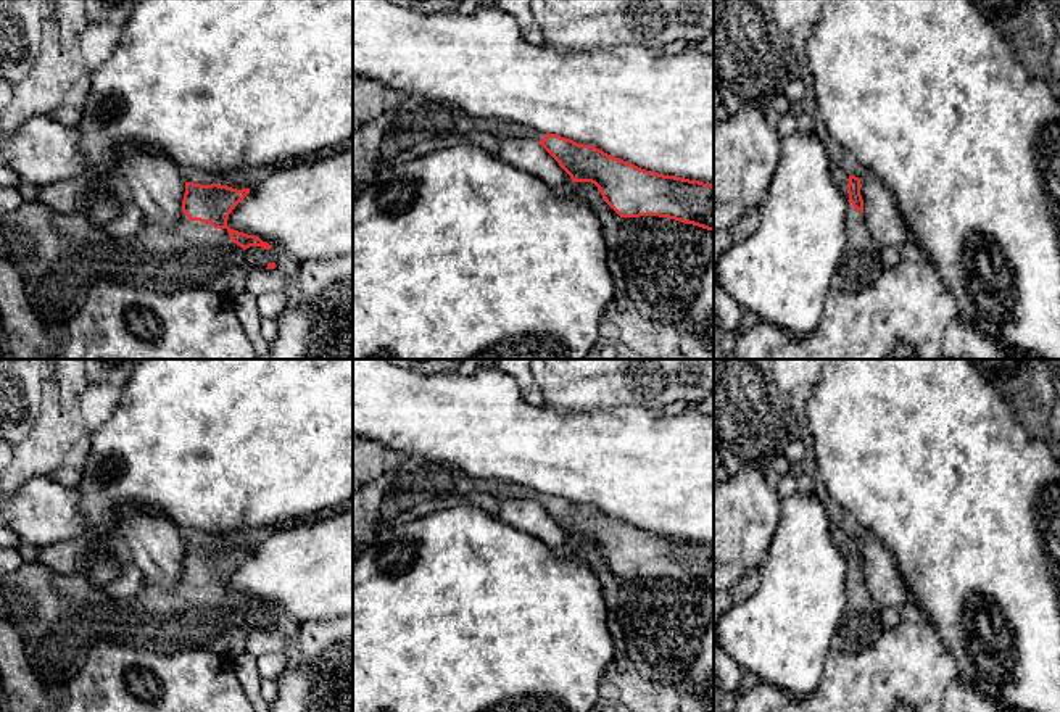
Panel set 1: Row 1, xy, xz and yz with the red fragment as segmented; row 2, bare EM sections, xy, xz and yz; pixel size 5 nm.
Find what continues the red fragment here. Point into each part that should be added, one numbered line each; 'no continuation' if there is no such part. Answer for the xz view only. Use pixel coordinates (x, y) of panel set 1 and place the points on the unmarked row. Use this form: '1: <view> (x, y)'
1: xz (416, 480)

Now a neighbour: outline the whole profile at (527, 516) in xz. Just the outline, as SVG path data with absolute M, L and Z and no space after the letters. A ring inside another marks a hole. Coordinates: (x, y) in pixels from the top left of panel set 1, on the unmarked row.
M517 498L501 501L499 520L533 535L561 556L570 554L575 546L559 524L532 499Z

